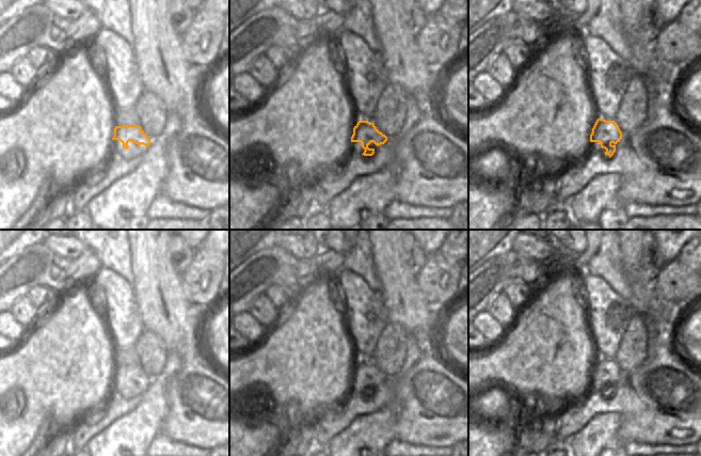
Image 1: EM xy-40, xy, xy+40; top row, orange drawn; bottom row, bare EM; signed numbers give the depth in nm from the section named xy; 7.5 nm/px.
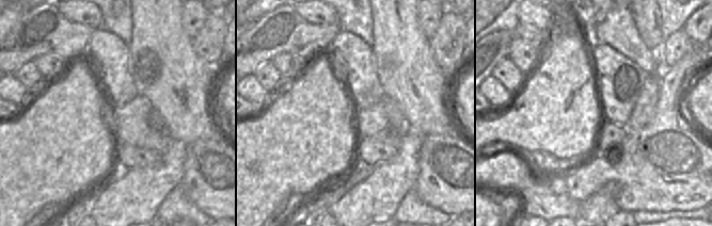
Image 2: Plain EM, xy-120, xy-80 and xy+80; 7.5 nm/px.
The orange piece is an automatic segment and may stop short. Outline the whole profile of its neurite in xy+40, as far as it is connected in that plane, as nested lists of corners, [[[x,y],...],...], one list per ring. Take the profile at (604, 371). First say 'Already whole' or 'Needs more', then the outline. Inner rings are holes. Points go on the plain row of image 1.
Needs more. [[[598,358],[590,374],[590,391],[600,392],[604,398],[608,398],[621,378],[622,372],[615,360]]]

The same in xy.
Needs more. [[[359,360],[351,376],[351,392],[369,396],[375,393],[377,386],[384,383],[386,380],[387,376],[373,362]]]

